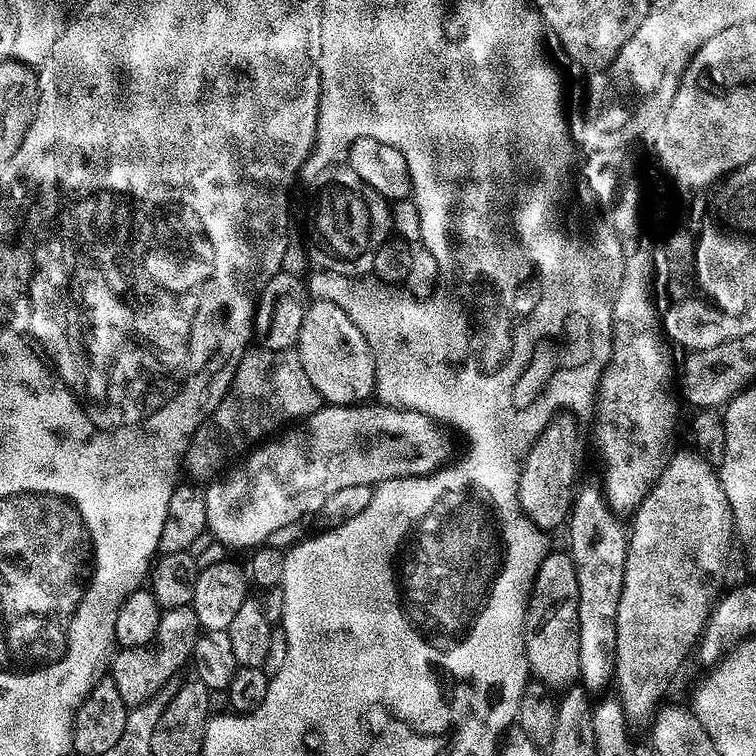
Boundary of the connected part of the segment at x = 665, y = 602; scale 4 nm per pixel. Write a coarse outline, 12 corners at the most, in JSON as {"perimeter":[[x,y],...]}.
{"perimeter":[[669,459],[630,516],[614,685],[647,725],[734,548],[717,469]]}

